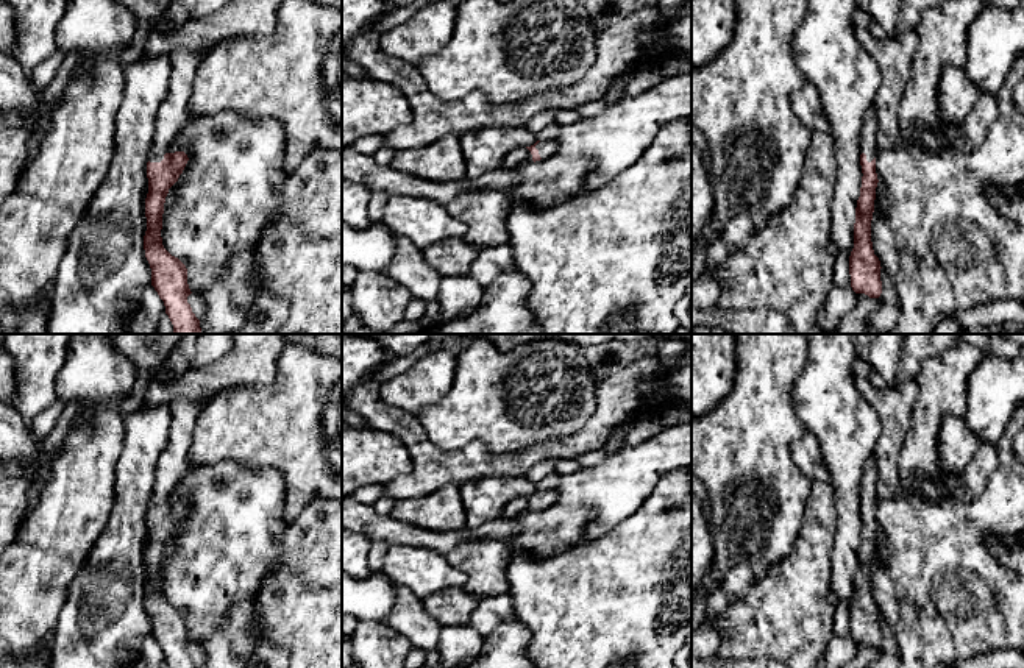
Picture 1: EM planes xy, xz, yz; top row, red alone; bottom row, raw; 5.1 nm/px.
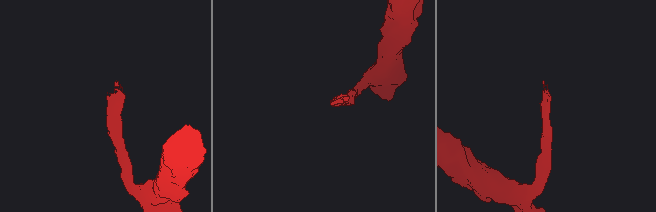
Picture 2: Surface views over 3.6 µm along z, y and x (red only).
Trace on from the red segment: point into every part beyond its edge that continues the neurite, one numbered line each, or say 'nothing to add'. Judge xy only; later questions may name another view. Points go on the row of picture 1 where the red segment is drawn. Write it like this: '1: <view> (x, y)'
1: xy (174, 114)

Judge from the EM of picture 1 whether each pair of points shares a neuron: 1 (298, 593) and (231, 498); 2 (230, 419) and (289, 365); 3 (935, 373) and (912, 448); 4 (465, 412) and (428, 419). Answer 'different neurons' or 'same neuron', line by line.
1: different neurons
2: same neuron
3: same neuron
4: same neuron

